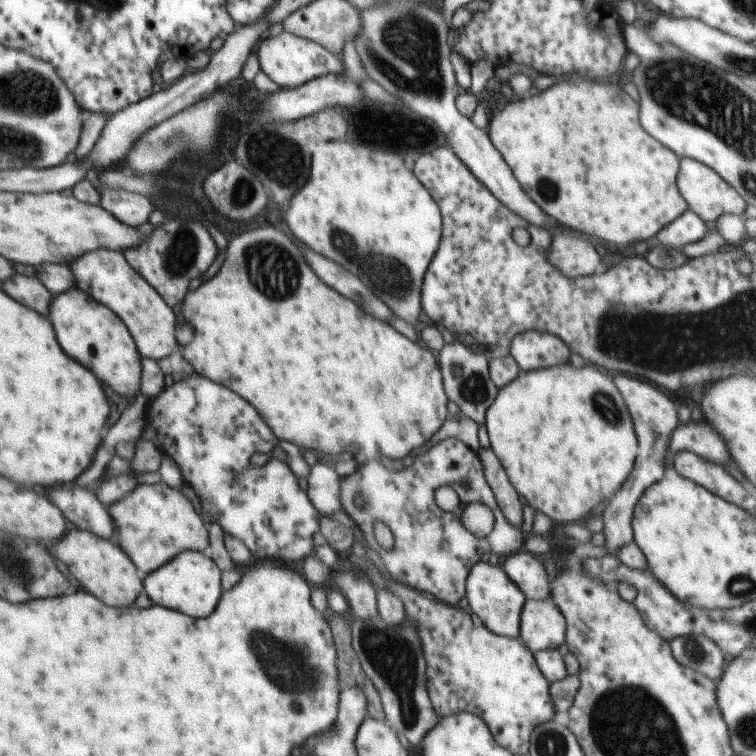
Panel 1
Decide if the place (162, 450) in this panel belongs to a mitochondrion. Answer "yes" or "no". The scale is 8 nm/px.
no

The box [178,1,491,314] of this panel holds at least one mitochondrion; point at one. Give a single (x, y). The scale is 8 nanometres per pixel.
(410, 35)

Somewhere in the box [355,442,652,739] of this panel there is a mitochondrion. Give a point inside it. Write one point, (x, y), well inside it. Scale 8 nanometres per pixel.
(393, 660)

